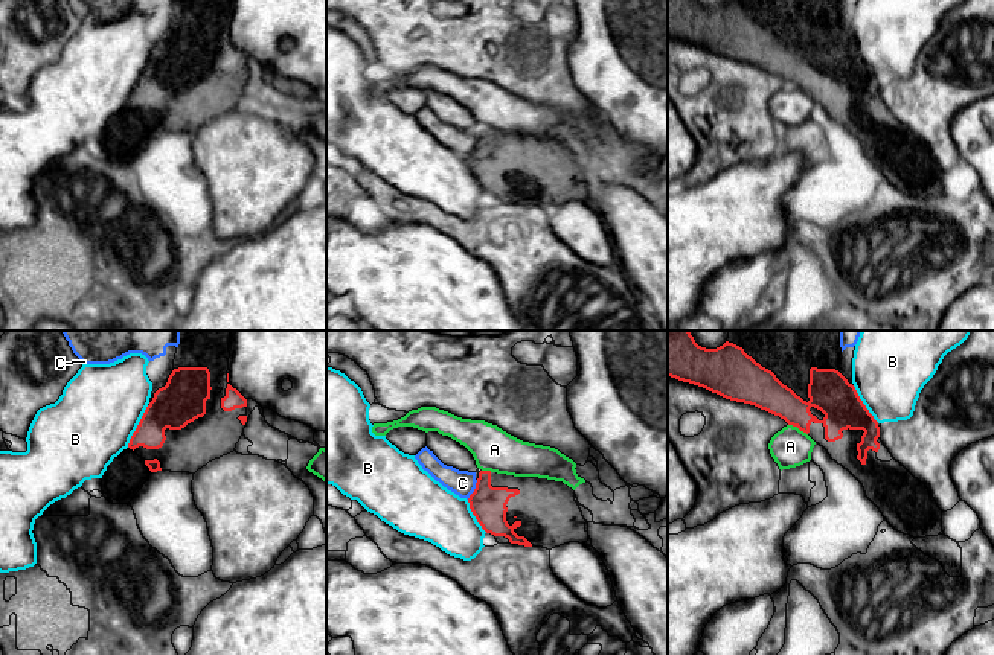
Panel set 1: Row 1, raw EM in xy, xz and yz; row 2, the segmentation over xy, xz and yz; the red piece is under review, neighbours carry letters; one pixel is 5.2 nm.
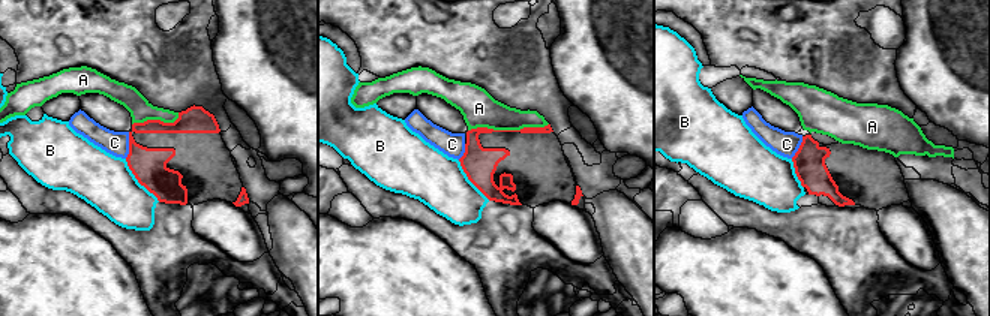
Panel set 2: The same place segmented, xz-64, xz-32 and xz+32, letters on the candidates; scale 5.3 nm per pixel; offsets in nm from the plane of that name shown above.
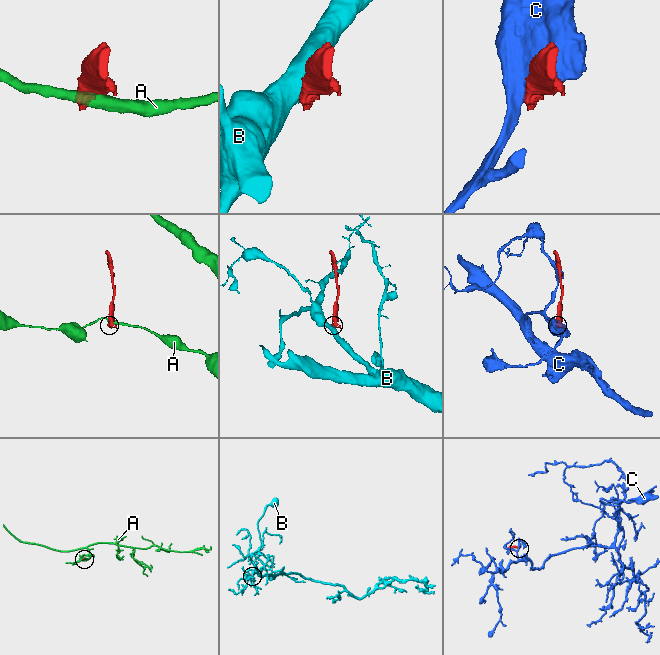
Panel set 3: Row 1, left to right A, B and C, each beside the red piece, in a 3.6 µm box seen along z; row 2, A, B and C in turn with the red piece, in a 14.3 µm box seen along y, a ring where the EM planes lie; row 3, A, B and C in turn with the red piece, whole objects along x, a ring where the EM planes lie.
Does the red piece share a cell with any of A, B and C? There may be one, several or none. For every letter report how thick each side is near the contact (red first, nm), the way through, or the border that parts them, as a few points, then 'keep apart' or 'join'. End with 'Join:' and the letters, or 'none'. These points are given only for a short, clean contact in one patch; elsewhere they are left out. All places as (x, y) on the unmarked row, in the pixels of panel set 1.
A: 220/200 nm | along yz (788, 83), (807, 93) | keep apart
B: 240/440 nm | keep apart
C: 190/140 nm | keep apart
Join: none

